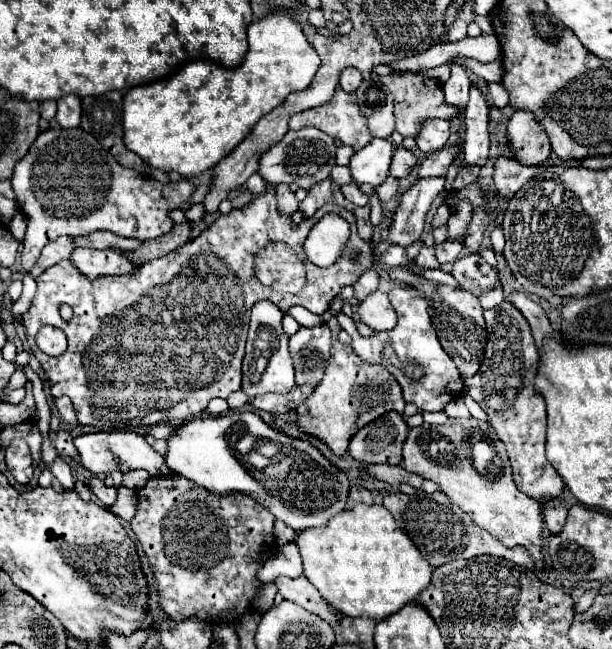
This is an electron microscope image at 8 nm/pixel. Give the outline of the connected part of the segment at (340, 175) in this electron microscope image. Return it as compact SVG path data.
M336 166L334 170L332 170L332 176L330 176L338 186L344 186L344 184L350 184L350 182L354 182L352 180L352 176L350 176L350 168L348 166Z

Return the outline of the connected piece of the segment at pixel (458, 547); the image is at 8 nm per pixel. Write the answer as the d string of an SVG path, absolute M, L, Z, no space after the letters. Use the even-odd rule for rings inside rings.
M402 492L386 494L384 496L384 508L390 510L390 514L394 516L398 528L404 534L408 534L408 538L416 544L420 554L432 566L440 566L440 564L446 564L446 562L456 560L456 558L474 558L474 556L490 554L490 556L506 558L510 562L518 564L518 566L524 566L524 568L532 570L532 572L538 572L536 566L534 566L534 560L532 560L532 556L526 548L522 548L522 546L506 548L490 532L476 526L472 522L472 518L466 516L464 510L454 506L442 492L434 492L434 494L418 492L414 496L408 496L408 494L402 494Z

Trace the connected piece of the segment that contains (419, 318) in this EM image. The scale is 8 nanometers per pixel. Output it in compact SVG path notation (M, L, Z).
M398 286L398 288L392 288L388 292L388 296L390 296L390 302L392 302L392 306L394 306L394 310L398 314L398 324L390 332L374 332L372 336L364 338L364 336L358 334L356 324L352 318L341 312L336 315L336 319L341 328L350 334L350 338L352 338L352 350L364 362L378 364L382 344L384 342L392 342L392 346L394 346L396 356L398 356L400 362L420 364L424 368L424 376L418 382L414 382L412 378L408 378L400 368L394 368L390 364L386 364L386 368L390 370L390 374L394 374L394 378L402 386L402 392L404 392L404 400L406 402L416 404L420 410L430 410L430 412L444 410L448 402L452 402L454 398L458 398L462 394L464 382L462 382L462 376L460 376L456 364L442 350L442 346L440 346L440 342L436 338L436 330L434 330L432 320L430 320L430 314L428 314L428 302L426 302L424 294L418 288L414 288L414 286Z

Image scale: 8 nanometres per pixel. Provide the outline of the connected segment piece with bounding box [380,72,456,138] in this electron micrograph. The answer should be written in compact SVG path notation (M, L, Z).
M398 72L398 74L390 74L390 76L382 76L380 78L390 94L394 96L394 114L396 114L396 130L402 136L416 136L420 132L420 128L416 126L418 120L428 120L428 118L444 118L450 120L456 116L456 110L452 106L446 104L444 94L442 94L442 84L434 78L424 78L418 72Z

